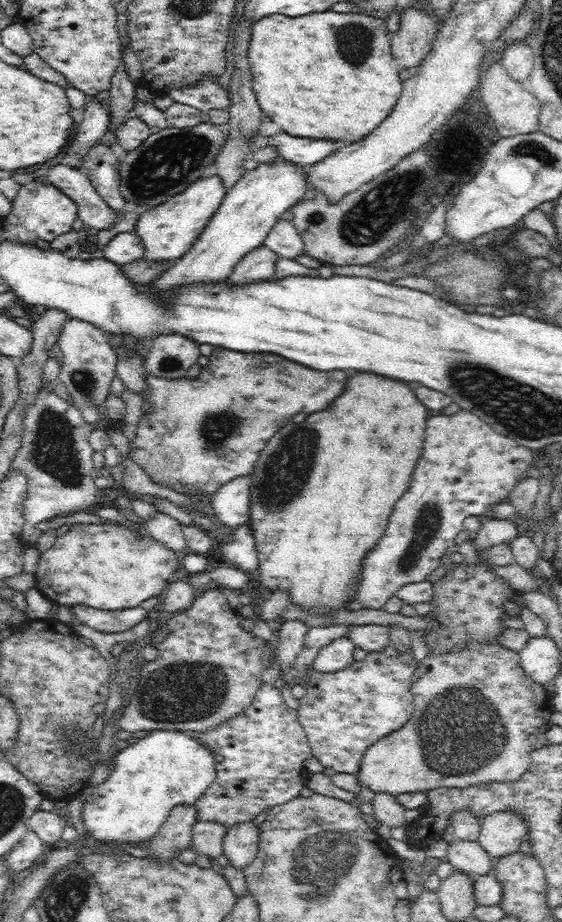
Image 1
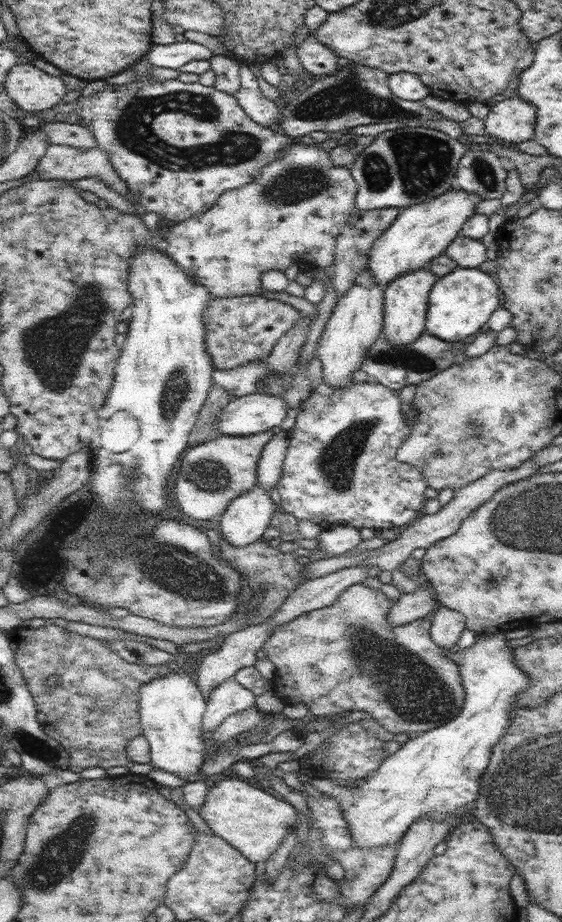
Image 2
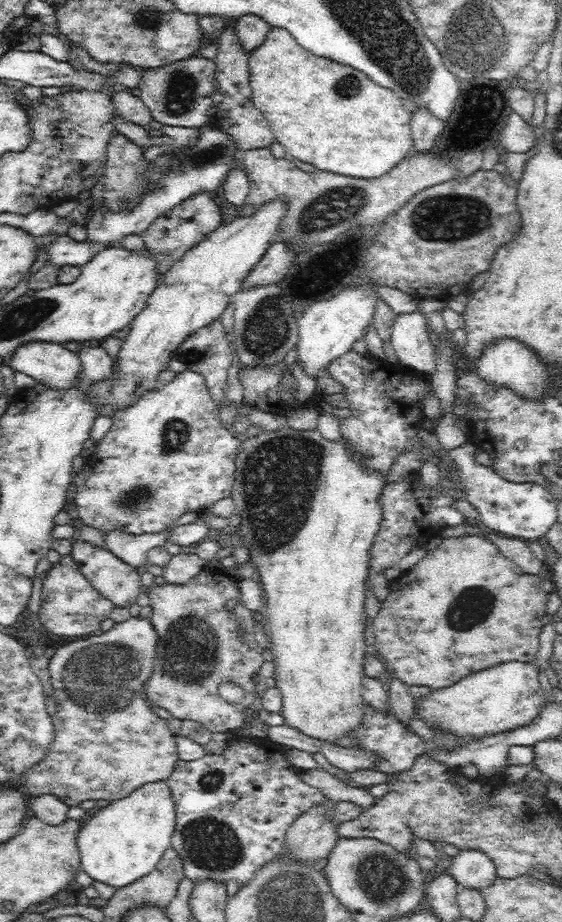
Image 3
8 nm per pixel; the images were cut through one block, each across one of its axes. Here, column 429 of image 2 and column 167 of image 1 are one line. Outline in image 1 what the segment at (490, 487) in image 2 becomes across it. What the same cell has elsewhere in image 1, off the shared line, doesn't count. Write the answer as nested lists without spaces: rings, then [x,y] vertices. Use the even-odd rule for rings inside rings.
[[[157,511],[152,519],[142,523],[143,531],[149,533],[158,542],[163,542],[170,550],[180,552],[186,548],[183,525],[172,516]]]

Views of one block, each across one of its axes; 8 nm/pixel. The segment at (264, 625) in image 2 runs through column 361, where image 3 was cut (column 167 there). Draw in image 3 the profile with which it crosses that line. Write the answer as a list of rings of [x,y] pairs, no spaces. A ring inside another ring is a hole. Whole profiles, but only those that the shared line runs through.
[[[182,549],[178,554],[171,556],[170,562],[163,568],[163,577],[166,583],[182,585],[190,582],[194,575],[204,569],[206,562]]]

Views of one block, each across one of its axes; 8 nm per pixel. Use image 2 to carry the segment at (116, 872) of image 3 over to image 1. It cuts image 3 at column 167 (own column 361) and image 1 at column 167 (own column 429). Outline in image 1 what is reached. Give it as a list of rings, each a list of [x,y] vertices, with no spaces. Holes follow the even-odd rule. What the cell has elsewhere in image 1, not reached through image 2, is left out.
[[[156,730],[135,743],[119,745],[109,769],[109,778],[97,786],[88,782],[76,796],[82,800],[82,822],[92,838],[103,843],[145,845],[166,822],[175,806],[194,804],[204,794],[216,778],[217,763],[214,752],[193,735],[191,732]]]

